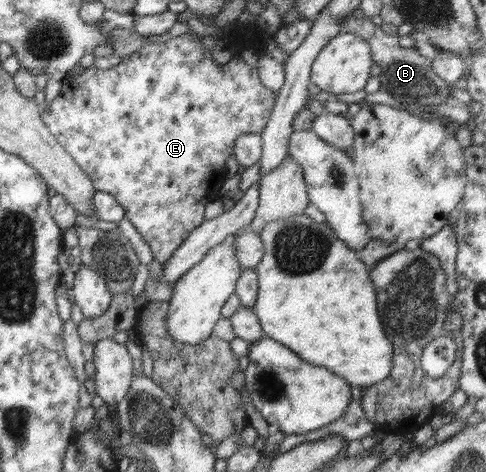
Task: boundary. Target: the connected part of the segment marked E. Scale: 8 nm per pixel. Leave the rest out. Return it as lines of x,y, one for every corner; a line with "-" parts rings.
191,31
173,37
164,43
143,43
132,54
125,56
117,67
110,69
86,68
81,75
66,75
61,86
61,93
51,101
50,105
41,110
41,120
49,129
51,135
75,160
75,163
89,176
96,191
110,193
123,207
125,219
129,220
142,235
151,248
154,258
161,264
171,257
177,246
187,239
187,236
204,221
207,203
221,198
220,188
226,179
225,161
233,154
235,141
241,135
261,134
270,119
271,111
276,103
277,93
265,87
259,78
256,68
246,63
239,54
233,55
225,65
215,65
210,51
205,49
201,39

